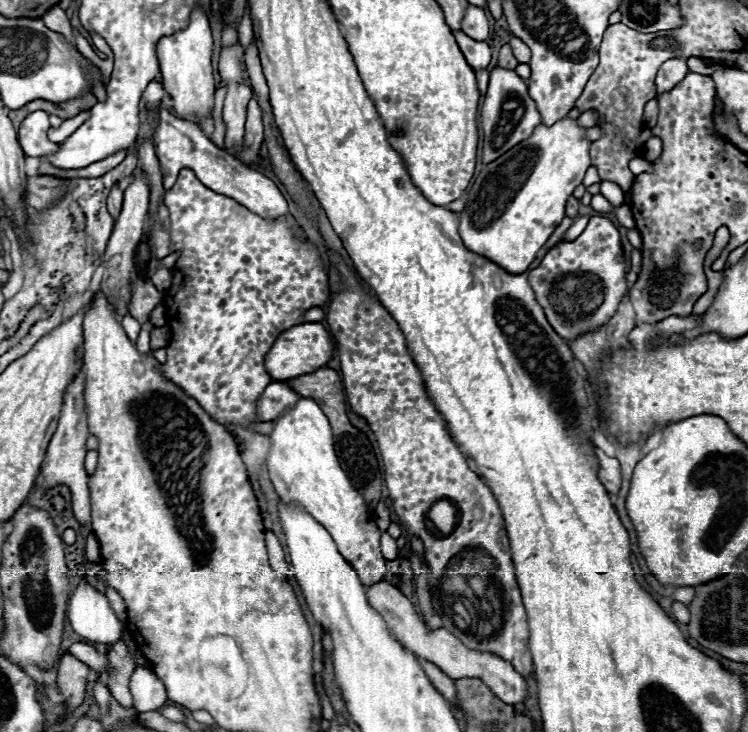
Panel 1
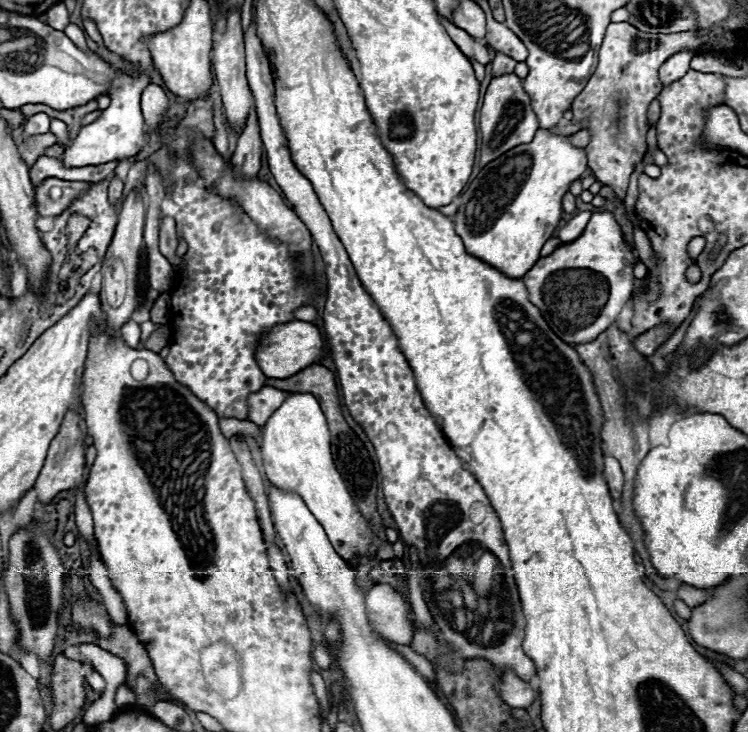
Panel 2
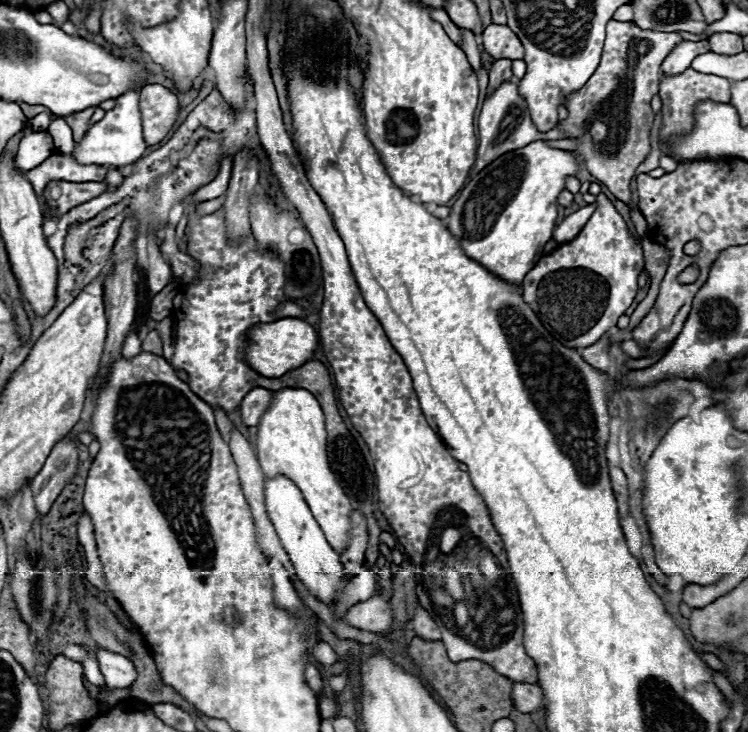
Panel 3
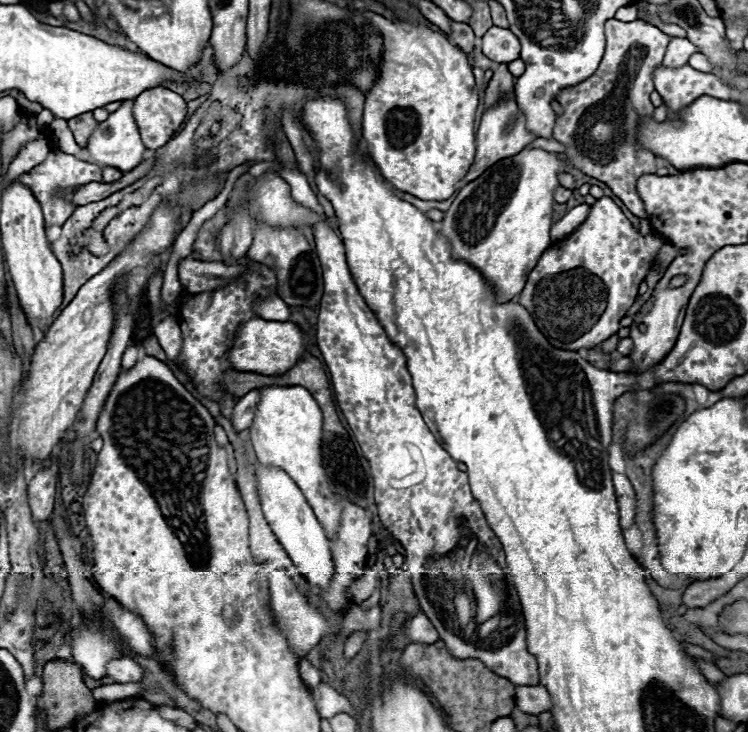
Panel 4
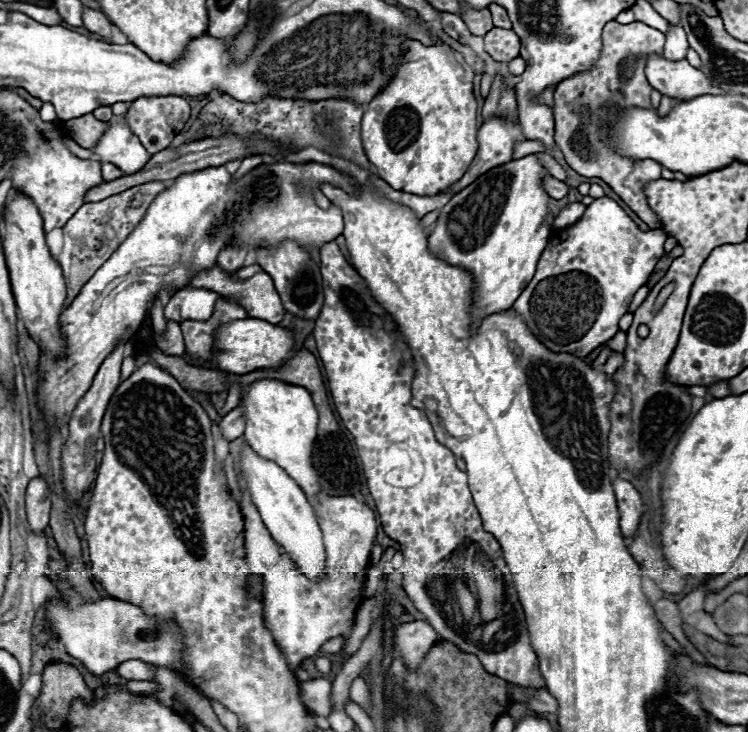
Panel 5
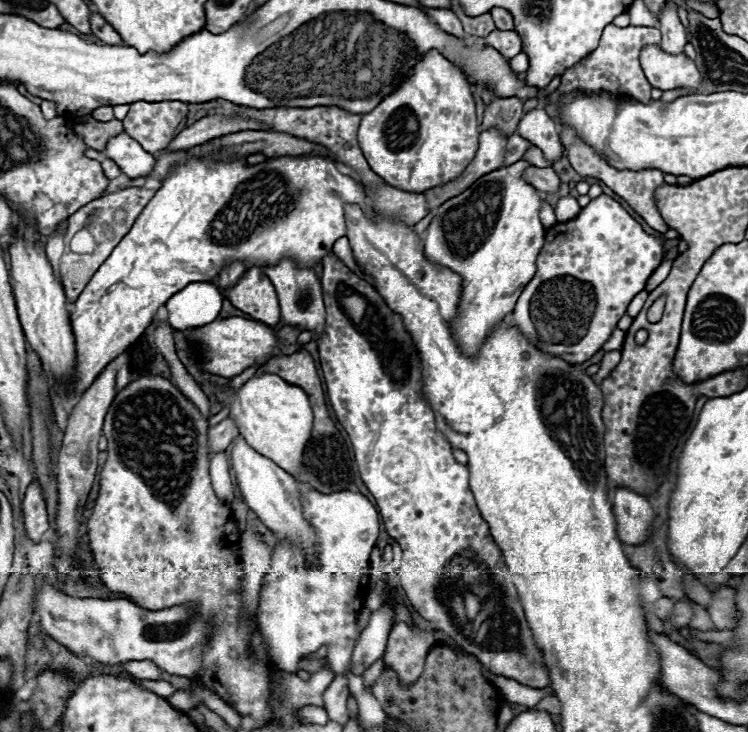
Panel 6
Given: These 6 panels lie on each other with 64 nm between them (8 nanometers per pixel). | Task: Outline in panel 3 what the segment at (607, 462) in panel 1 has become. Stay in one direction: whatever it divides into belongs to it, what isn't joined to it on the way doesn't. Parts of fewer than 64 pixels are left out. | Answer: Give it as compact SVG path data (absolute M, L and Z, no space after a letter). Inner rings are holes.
M610 466L610 480L612 480L614 496L618 500L620 516L628 516L628 482L626 482L624 472L616 466Z

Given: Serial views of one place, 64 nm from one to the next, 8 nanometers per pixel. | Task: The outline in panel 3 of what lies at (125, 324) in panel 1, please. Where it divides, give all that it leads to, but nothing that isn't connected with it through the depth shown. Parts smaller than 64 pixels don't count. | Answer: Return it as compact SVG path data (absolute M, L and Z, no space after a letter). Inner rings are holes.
M132 328L132 332L128 332L128 340L124 342L124 348L122 348L122 356L124 358L134 358L142 352L140 348L140 338L138 338L138 332Z

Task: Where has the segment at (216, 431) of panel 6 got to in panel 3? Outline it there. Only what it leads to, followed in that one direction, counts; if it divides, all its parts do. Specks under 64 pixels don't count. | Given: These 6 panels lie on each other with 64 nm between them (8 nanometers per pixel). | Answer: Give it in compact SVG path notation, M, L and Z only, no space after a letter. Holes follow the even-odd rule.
M254 388L250 390L244 400L240 402L240 422L244 426L256 426L260 416L264 414L264 408L268 408L272 400L272 392L266 388Z

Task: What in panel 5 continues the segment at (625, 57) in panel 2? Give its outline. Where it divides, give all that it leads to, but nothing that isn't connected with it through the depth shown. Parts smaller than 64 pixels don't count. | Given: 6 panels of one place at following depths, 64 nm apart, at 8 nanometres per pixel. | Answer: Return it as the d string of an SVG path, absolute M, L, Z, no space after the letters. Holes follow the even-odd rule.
M608 22L602 32L602 50L598 60L592 64L590 70L578 72L556 86L554 92L554 116L556 116L556 146L562 150L566 162L586 178L600 178L604 180L650 228L662 228L660 218L652 212L648 204L648 196L644 186L652 180L660 178L662 166L654 160L632 162L624 160L610 148L606 142L598 138L598 126L620 112L620 108L640 106L650 108L650 92L652 86L644 76L646 56L662 54L664 34L656 28L650 28L642 22L632 24L618 24ZM576 110L584 110L584 114L576 114Z

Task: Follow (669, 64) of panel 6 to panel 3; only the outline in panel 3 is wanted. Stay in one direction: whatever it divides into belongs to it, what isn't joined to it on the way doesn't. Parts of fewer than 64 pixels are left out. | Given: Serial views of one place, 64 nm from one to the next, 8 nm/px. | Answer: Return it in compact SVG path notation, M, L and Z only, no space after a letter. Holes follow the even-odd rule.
M692 68L684 70L676 76L660 76L660 98L662 98L662 130L660 136L678 136L692 130L692 108L700 100L716 100L716 102L730 102L730 80L714 74L702 74Z

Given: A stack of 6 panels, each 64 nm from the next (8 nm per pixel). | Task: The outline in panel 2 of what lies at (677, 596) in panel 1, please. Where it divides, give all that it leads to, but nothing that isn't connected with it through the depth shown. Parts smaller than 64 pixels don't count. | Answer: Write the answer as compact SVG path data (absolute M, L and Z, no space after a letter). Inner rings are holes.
M682 584L680 590L678 590L678 598L684 600L690 608L694 608L696 604L704 604L704 600L708 600L710 592L704 590L704 588L694 588L694 586L688 586L688 584Z

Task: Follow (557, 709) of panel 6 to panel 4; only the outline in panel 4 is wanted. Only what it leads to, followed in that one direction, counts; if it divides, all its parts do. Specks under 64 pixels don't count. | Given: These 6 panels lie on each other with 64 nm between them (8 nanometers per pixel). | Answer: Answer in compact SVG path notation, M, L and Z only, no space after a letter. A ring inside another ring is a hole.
M518 686L516 706L528 714L540 714L552 710L552 698L544 686Z

